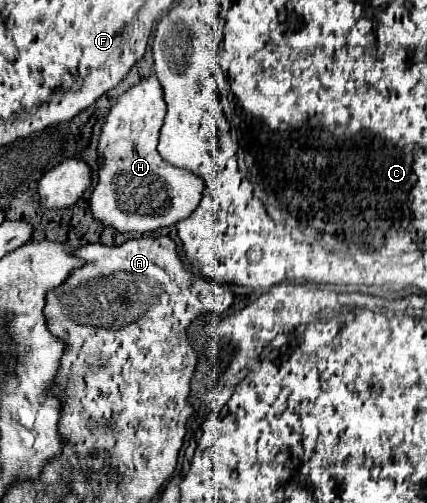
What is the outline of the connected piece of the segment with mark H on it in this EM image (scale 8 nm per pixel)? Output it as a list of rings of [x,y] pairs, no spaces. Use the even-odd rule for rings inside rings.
[[[155,76],[135,84],[111,108],[99,140],[99,184],[91,192],[93,216],[119,232],[151,232],[177,224],[197,208],[203,182],[195,174],[171,166],[157,152],[159,130],[165,118],[163,90]]]

